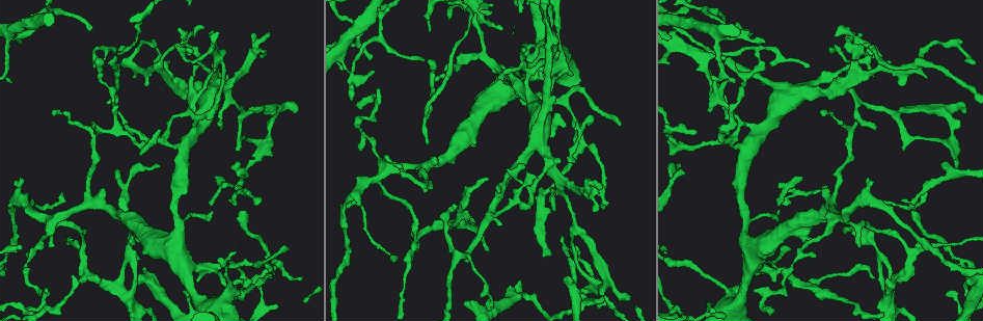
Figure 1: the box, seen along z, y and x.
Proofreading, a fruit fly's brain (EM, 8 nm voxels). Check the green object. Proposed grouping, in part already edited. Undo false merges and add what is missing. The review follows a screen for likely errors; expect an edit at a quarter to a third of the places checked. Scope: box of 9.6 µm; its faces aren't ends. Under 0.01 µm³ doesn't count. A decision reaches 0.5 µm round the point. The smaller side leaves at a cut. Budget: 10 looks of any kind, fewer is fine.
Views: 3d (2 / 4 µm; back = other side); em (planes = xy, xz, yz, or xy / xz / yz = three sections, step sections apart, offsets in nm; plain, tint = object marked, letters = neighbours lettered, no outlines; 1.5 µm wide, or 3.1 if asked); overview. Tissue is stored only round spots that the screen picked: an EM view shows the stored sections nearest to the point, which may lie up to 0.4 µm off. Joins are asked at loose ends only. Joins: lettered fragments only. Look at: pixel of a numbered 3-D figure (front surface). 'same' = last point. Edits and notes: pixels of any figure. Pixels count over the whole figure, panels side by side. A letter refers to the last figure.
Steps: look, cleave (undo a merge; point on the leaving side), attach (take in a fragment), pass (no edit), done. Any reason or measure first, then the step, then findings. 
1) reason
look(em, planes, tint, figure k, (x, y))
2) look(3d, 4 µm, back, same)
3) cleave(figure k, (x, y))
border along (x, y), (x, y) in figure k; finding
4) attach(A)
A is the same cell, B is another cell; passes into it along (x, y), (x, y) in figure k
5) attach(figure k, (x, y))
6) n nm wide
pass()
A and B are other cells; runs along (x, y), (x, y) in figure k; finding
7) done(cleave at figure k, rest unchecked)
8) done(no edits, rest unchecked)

abrupt turn
look(em, planes, letters, figure 1, (589, 189))

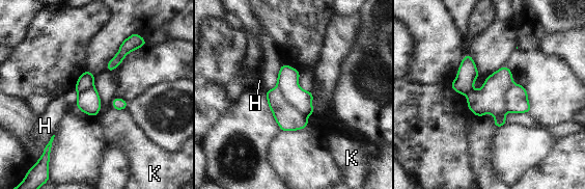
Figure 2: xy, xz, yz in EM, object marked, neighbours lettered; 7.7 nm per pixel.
H touches over 130 nm
cleave(figure 2, (294, 96))
H and K are other cells; a second neuron is stuck on

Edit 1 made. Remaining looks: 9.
thin end
look(3d, 4 µm, figure 1, (826, 187))

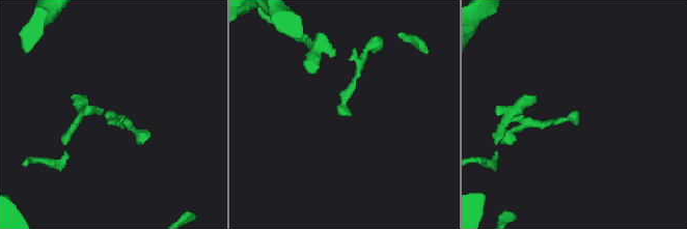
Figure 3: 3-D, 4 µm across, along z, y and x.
now the EM
look(em, xz, step 4, tint, figure 3, (573, 111))

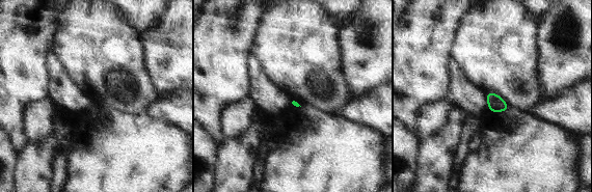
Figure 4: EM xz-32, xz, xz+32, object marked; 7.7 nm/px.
cut it another way
look(em, planes, letters, same)

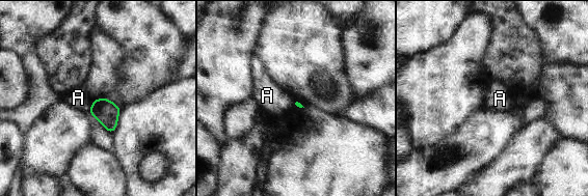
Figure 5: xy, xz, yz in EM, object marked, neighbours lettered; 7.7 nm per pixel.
pass()
A is another cell; border along (94, 101), (88, 113) in figure 5; none of them fits

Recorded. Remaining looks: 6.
look(em, planes, tint, figure 1, (903, 199))

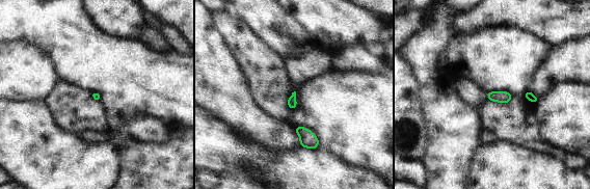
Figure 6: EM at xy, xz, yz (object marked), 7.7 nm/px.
see the neighbours
look(em, planes, letters, same)

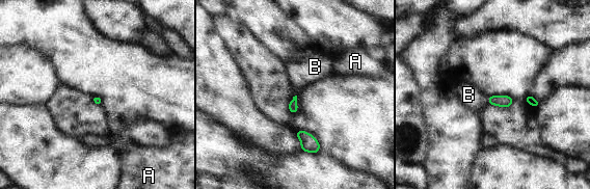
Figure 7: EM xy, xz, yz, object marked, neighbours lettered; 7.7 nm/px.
attach(B)
B is the same cell, A is another cell; passes into it along (503, 101), (488, 100), (468, 95) in figure 7; the neuron continues

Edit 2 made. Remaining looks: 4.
look(overview)

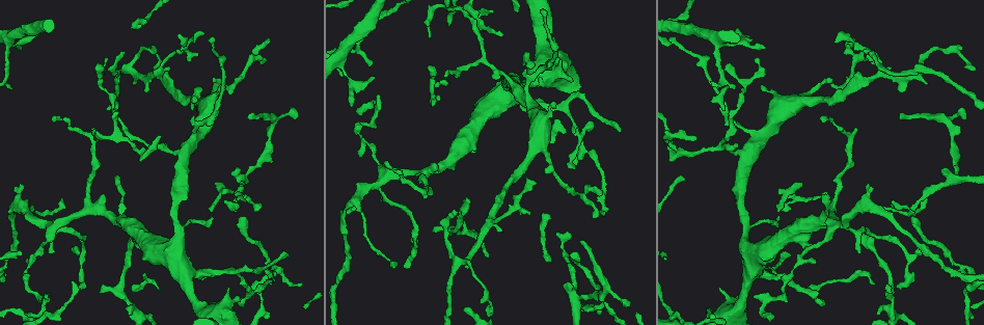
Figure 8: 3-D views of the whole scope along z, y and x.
thin neck
look(em, planes, letters, figure 8, (127, 69))

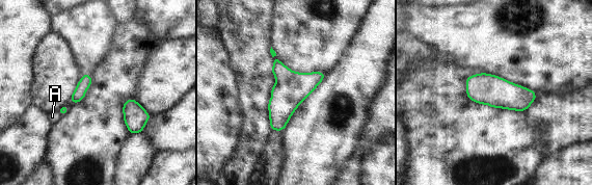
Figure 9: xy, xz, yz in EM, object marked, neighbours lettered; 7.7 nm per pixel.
A touches over 50 nm
pass()
A is another cell; border along (57, 110), (60, 115) in figure 9; all the same neuron

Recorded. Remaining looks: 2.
done(cleave at figure 2, attach at figure 7, rest unchecked)

